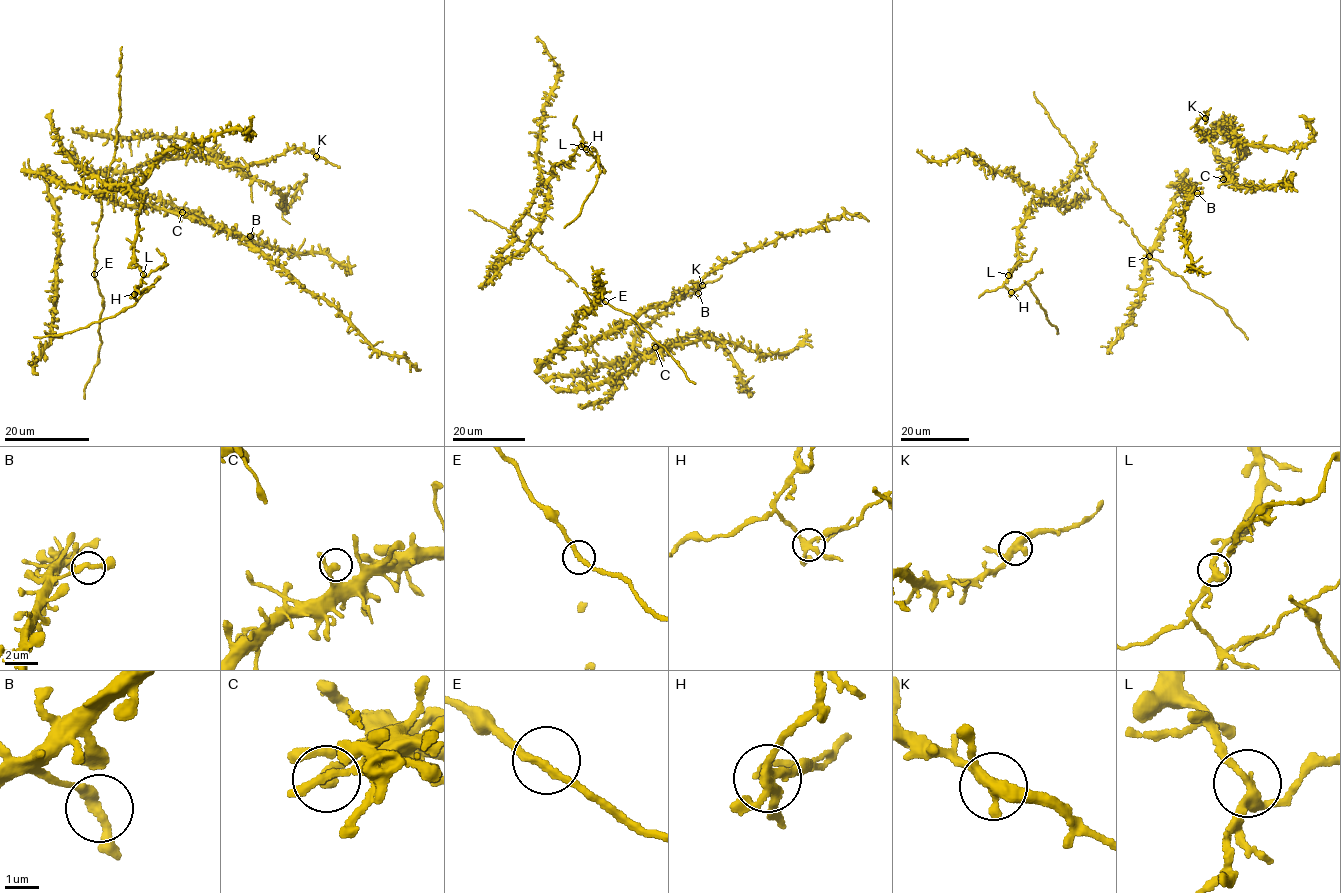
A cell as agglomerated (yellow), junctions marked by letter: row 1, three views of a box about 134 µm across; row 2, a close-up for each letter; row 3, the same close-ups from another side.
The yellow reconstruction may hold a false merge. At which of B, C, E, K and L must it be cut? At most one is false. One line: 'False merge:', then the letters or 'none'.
False merge: L

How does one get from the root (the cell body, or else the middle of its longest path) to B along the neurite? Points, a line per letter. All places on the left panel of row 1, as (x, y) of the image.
B: (72, 189), (102, 193), (116, 202), (169, 209), (250, 236)

